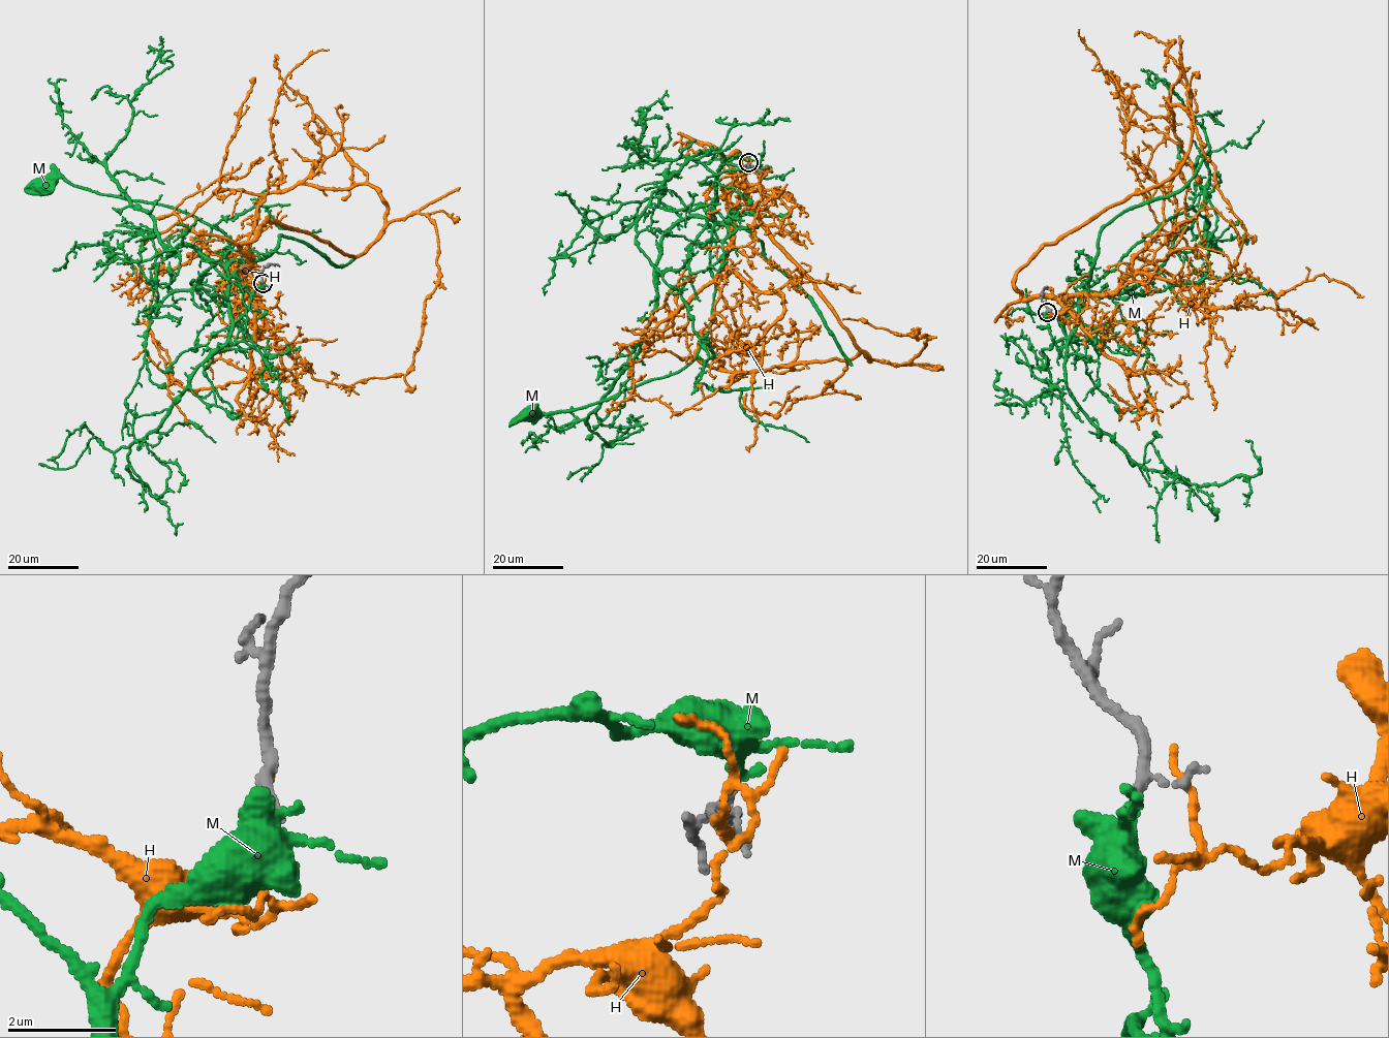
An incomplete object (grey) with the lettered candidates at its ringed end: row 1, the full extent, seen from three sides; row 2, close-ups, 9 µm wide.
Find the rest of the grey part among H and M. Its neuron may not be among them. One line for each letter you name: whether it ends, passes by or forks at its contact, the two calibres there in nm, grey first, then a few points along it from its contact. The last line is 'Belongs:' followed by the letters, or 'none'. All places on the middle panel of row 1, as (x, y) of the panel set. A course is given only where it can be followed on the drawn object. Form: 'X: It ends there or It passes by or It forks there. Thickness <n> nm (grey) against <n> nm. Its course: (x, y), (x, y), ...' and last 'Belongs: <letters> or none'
M: It forks there. Thickness 150 nm (grey) against 260 nm. Its course: (748, 162), (738, 155), (726, 159), (716, 180), (711, 324), (691, 362), (586, 406), (531, 414)
Belongs: M

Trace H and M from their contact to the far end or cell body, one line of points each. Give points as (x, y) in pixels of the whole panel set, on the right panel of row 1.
H: (1050, 310), (1016, 275), (1189, 154), (1170, 98), (1174, 178), (1125, 153), (1114, 75)
M: (1046, 311), (1052, 339), (1066, 356), (1084, 290), (1161, 223), (1194, 207), (1209, 222), (1205, 230), (1210, 241)

